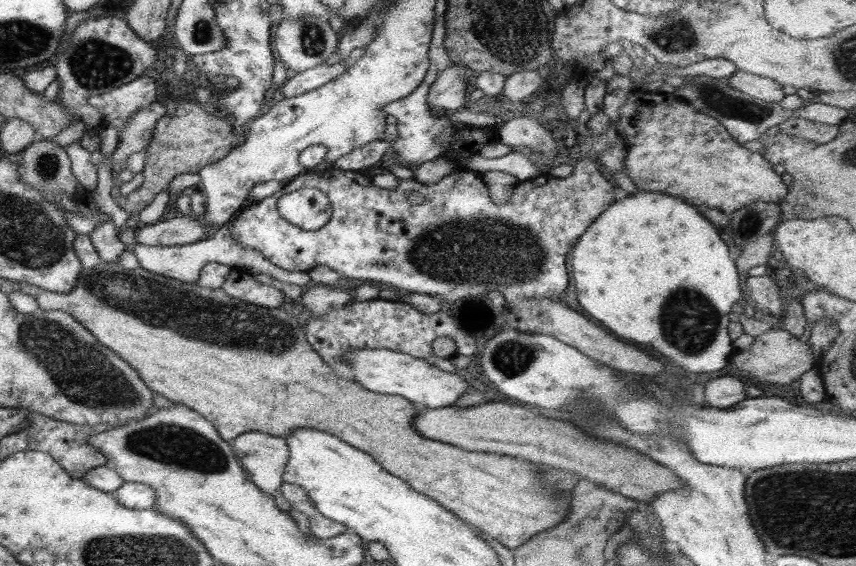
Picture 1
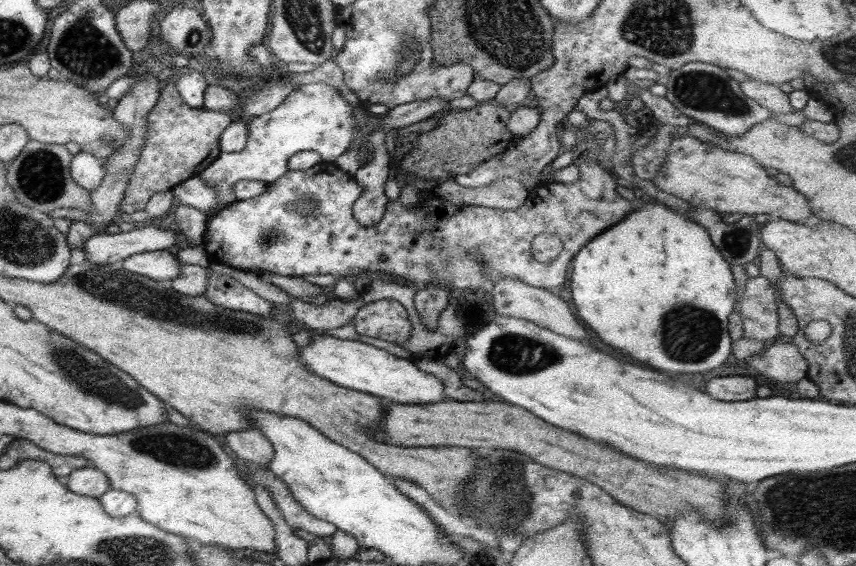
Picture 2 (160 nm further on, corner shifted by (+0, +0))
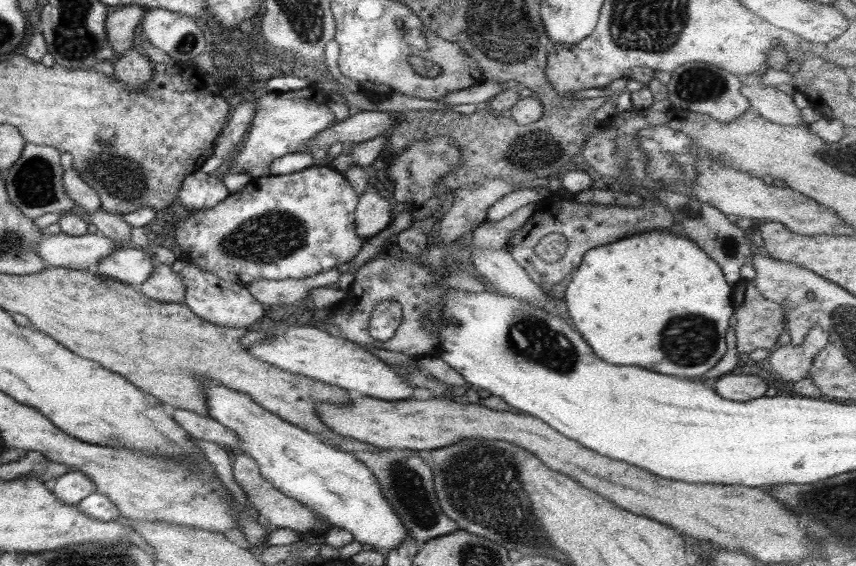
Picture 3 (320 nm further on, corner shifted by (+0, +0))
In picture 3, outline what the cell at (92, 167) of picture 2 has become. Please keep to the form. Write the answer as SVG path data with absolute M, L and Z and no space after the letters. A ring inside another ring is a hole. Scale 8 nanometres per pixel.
M70 168L63 174L63 187L65 193L78 205L81 206L79 215L86 218L84 212L95 212L101 208L101 200L94 190L84 179L77 173L75 168Z

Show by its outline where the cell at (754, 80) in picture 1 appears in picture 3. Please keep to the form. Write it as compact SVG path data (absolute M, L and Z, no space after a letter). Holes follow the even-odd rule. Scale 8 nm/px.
M760 83L751 86L743 84L740 92L750 102L752 111L770 122L786 126L805 124L800 115L800 109L795 107L792 98L776 87Z

